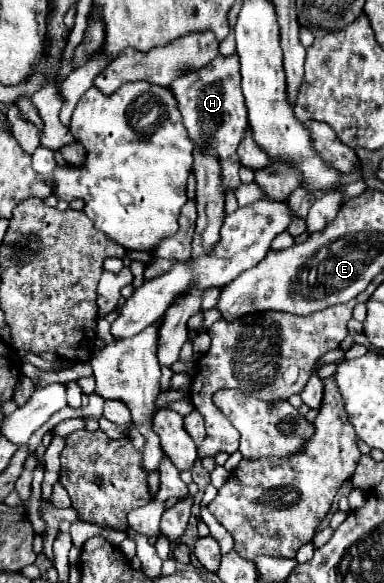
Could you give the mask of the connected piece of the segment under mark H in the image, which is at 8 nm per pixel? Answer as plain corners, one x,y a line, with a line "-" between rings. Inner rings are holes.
217,56
205,68
179,76
169,86
177,98
179,110
183,114
185,128
189,138
193,140
195,148
199,144
211,144
217,152
223,168
223,188
237,188
239,180
239,158
237,158
237,144
243,138
247,128
247,114
245,114
245,98
241,94
241,74
239,74
239,58
233,56

